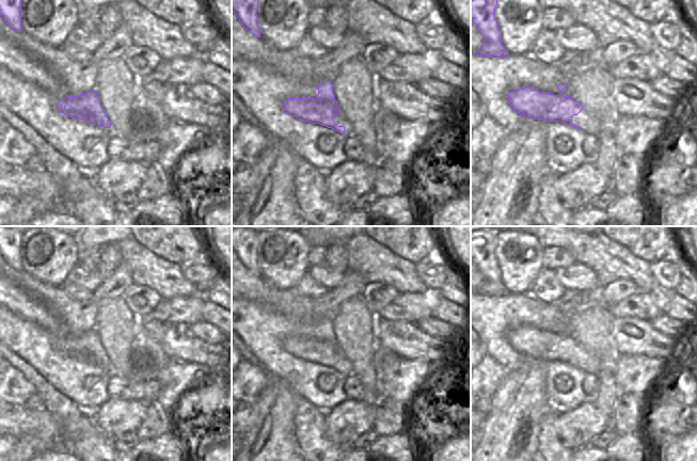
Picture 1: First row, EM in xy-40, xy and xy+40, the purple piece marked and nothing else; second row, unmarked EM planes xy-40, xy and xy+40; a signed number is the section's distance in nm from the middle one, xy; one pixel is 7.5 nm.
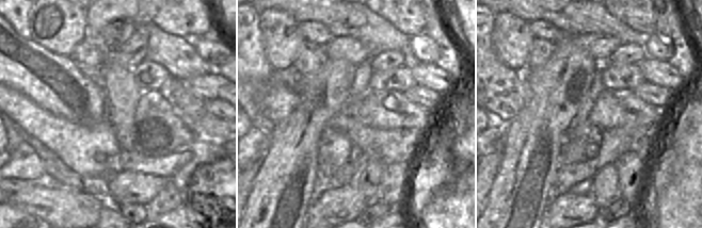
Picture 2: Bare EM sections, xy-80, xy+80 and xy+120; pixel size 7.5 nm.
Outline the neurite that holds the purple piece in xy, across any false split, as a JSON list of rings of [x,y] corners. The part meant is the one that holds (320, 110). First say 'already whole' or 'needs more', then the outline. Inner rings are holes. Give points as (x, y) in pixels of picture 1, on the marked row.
already whole; [[[321,81],[318,84],[318,95],[315,98],[287,98],[282,104],[282,108],[298,120],[346,133],[345,127],[338,126],[333,121],[333,116],[342,112],[337,106],[331,81]]]

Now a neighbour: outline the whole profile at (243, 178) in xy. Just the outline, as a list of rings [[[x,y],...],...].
[[[250,166],[232,173],[232,195],[242,196],[256,182],[256,174]]]

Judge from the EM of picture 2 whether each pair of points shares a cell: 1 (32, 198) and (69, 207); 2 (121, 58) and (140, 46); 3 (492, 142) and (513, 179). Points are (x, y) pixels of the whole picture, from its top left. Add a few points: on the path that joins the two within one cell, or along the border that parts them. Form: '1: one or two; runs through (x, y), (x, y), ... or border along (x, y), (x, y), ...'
1: one; runs through (42, 199), (46, 199), (56, 207), (60, 207)
2: one; runs through (125, 54), (128, 54), (136, 48)
3: two; border along (506, 124), (504, 135), (500, 140)

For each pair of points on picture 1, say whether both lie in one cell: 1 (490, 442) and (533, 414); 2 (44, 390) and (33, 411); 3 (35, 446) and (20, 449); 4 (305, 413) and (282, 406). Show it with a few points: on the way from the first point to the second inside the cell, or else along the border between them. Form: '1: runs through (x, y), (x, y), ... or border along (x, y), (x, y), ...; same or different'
1: runs through (501, 438), (522, 416); same
2: border along (36, 396), (38, 401), (56, 417); different
3: runs through (32, 447), (24, 449); same
4: border along (299, 395), (295, 413), (295, 434); different

